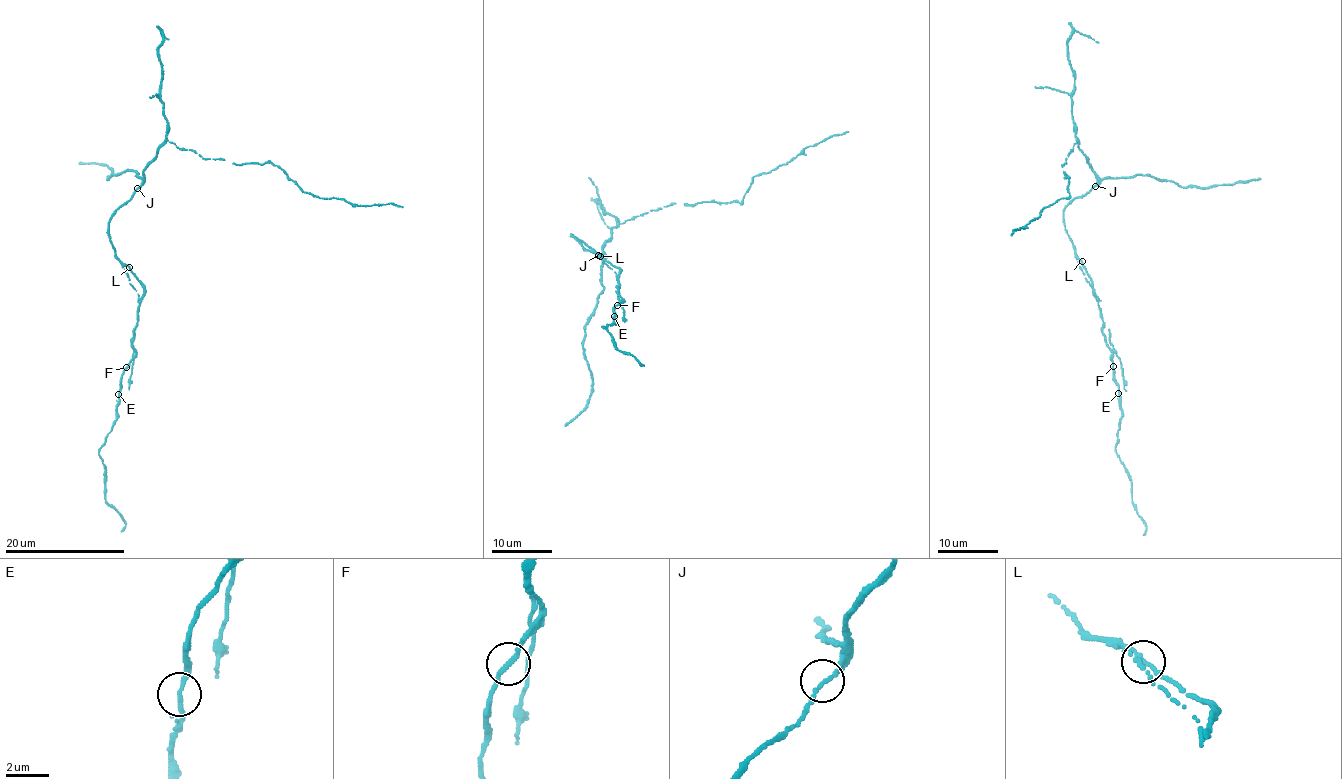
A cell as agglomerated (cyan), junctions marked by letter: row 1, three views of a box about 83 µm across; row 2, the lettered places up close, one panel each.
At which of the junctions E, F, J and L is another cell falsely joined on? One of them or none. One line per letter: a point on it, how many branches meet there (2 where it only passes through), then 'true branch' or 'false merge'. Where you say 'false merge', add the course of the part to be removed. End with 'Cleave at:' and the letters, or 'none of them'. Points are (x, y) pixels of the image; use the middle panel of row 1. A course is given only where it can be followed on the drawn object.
E: place (614, 316); branches 2; true branch
F: place (617, 305); branches 2; true branch
J: place (598, 255); branches 2; true branch
L: place (600, 256); branches 2; true branch
Cleave at: none of them

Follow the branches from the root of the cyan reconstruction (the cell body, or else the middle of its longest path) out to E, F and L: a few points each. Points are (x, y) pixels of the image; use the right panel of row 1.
E: (1069, 204), (1064, 209), (1064, 225), (1075, 254), (1091, 278), (1102, 319), (1102, 333), (1113, 353), (1118, 393)
F: (1069, 204), (1064, 209), (1064, 225), (1075, 254), (1091, 278), (1113, 366)
L: (1069, 204), (1064, 209), (1064, 225), (1075, 254), (1082, 261)

